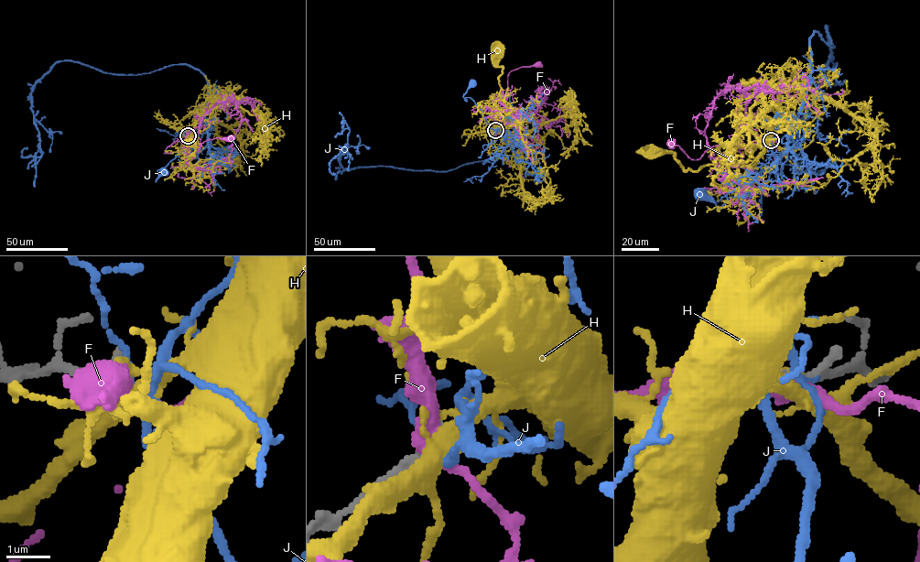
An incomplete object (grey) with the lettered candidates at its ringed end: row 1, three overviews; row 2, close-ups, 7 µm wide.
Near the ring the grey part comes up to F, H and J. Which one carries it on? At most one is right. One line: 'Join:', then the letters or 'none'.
Join: H

